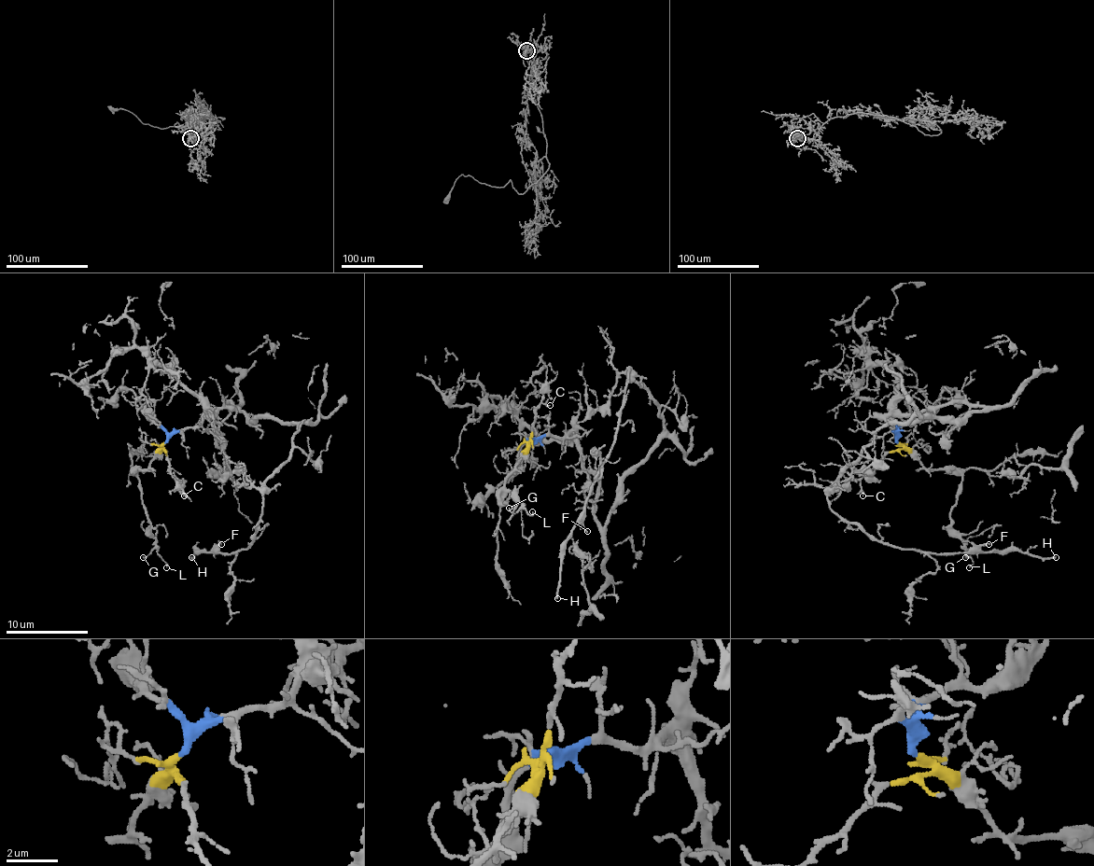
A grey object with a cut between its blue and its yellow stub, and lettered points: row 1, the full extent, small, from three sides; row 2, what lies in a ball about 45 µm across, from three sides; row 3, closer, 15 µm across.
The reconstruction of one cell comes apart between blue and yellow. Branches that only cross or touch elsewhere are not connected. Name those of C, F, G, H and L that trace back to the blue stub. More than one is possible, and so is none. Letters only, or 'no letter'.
F, H

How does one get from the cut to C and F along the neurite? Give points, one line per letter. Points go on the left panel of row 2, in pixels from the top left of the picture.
C: (166, 441), (164, 450), (170, 475), (185, 495)
F: (166, 441), (228, 402), (248, 419), (296, 425), (292, 456), (265, 482), (255, 538), (222, 545)

